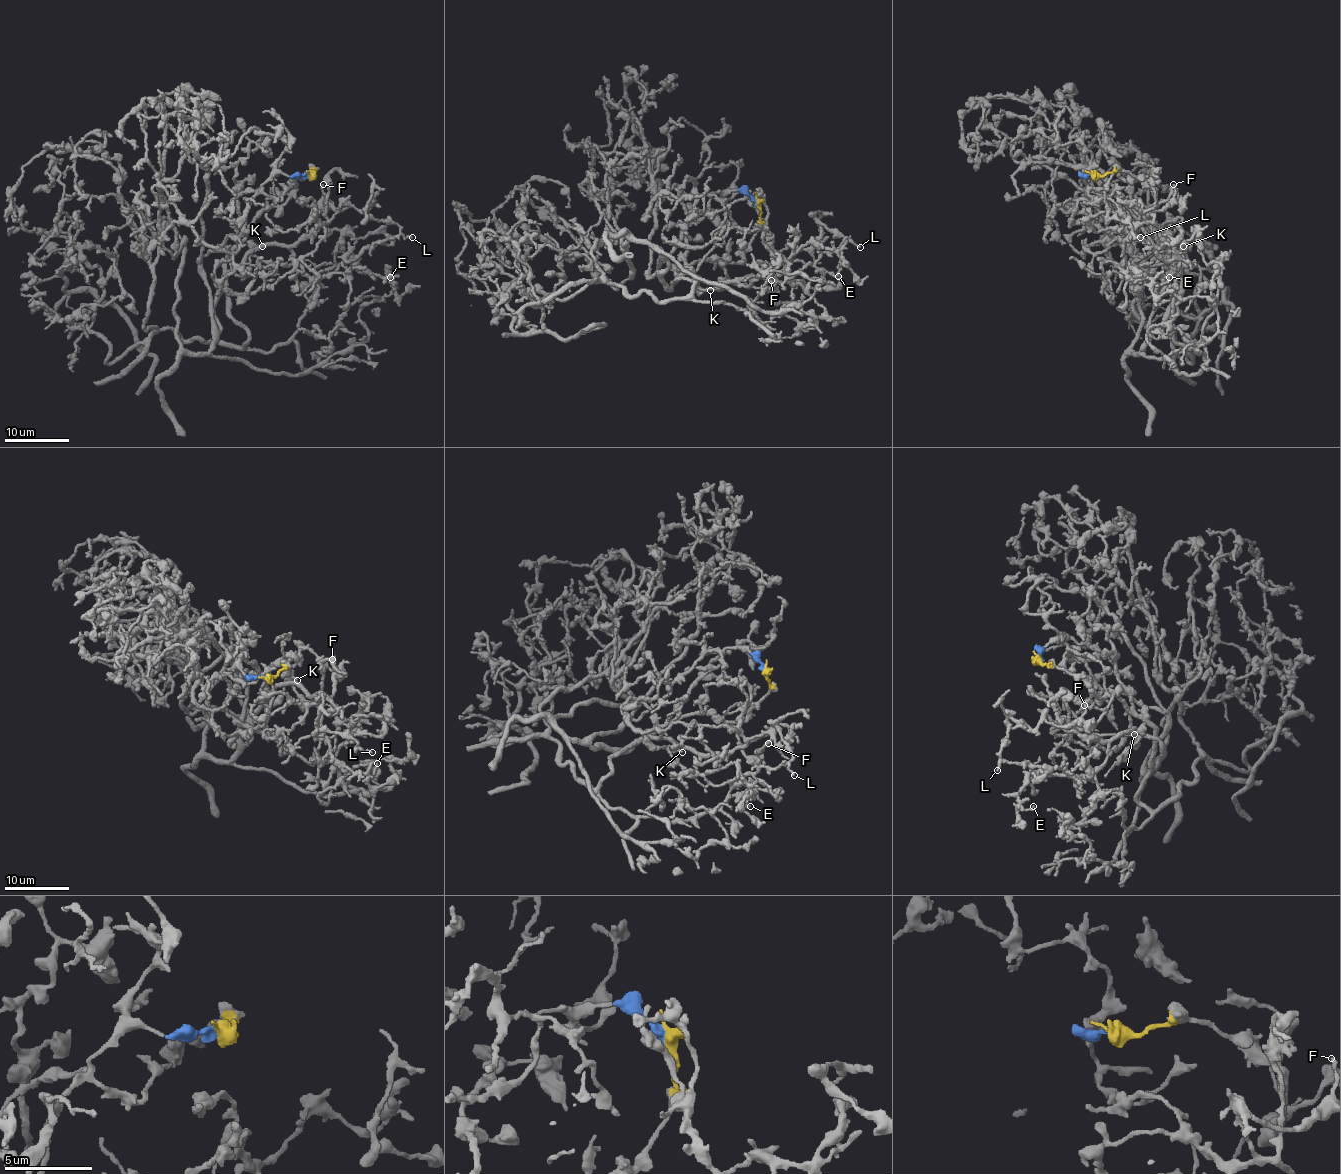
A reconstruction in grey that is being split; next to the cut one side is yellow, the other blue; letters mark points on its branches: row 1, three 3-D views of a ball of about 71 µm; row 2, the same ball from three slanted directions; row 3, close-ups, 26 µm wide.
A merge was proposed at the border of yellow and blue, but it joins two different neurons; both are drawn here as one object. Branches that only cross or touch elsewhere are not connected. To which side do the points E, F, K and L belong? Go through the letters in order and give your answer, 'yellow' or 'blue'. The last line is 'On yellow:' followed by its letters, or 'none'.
E: blue
F: blue
K: yellow
L: blue
On yellow: K

